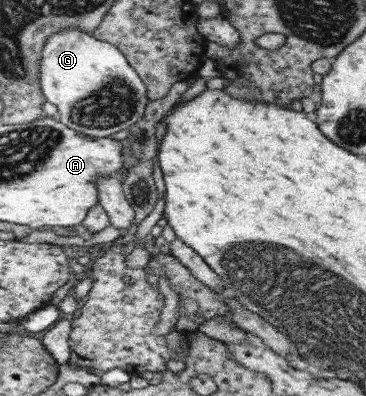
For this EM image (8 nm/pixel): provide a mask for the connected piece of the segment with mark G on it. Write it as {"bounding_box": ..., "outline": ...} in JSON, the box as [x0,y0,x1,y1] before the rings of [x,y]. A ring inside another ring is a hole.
{"bounding_box":[42,28,150,138],"outline":[[[63,28],[63,32],[49,40],[42,60],[42,89],[47,100],[57,107],[56,117],[59,121],[93,138],[107,138],[130,129],[143,118],[150,100],[146,82],[143,82],[126,54],[111,42],[103,42],[79,28]]]}

